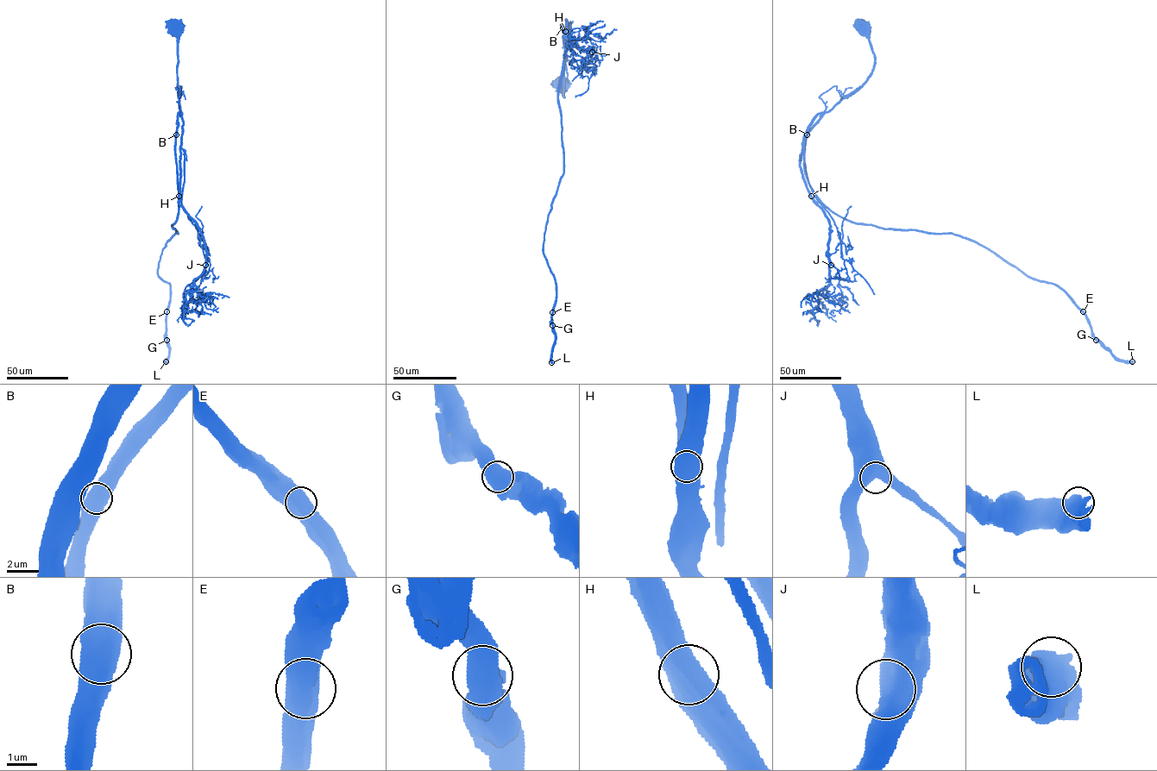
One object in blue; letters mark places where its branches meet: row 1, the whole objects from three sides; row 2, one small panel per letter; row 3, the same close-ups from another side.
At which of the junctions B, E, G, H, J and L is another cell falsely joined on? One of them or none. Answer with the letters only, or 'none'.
none

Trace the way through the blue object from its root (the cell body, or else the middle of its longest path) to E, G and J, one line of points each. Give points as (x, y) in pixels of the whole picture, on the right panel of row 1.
E: (858, 22), (874, 70), (806, 138), (806, 177), (816, 197), (856, 222), (977, 241), (1056, 285), (1084, 311)
G: (858, 22), (874, 70), (806, 138), (806, 177), (816, 197), (856, 222), (977, 241), (1061, 288), (1097, 340)
J: (858, 22), (874, 55), (874, 70), (861, 86), (817, 115), (800, 160), (807, 190), (828, 220), (831, 265)

